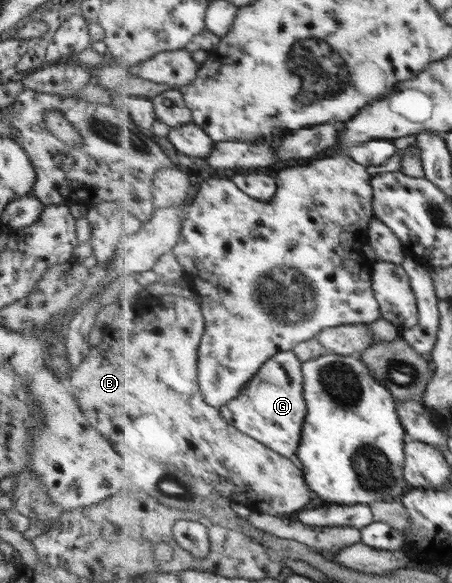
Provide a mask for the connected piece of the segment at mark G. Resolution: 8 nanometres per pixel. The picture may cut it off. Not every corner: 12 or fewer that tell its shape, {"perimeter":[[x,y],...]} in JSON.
{"perimeter":[[279,352],[221,408],[232,426],[299,461],[303,361]]}

